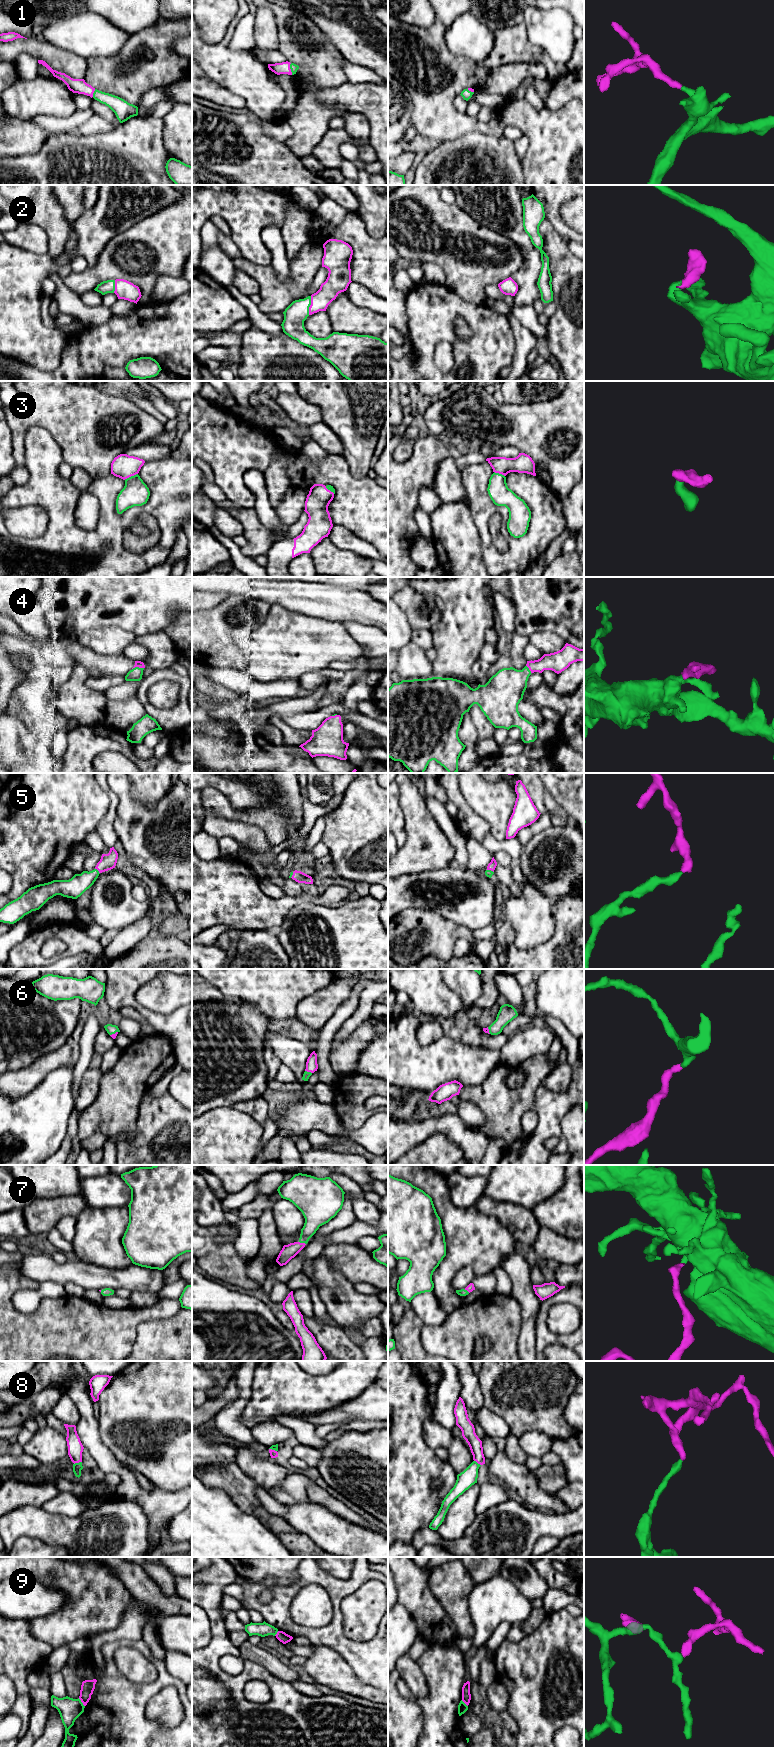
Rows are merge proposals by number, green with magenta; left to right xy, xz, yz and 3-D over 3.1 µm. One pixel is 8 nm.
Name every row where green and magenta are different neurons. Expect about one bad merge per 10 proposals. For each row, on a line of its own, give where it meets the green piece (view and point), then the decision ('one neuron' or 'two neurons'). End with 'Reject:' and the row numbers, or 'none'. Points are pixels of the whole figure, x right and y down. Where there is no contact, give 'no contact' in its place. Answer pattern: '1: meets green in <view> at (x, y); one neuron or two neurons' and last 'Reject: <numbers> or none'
1: meets green in xz at (290, 68); one neuron
2: meets green in xz at (310, 304); one neuron
3: meets green in xy at (131, 476); one neuron
4: meets green in xy at (137, 667); one neuron
5: meets green in xy at (98, 871); one neuron
6: meets green in xz at (308, 1072); one neuron
7: meets green in xz at (302, 1242); one neuron
8: meets green in xy at (77, 1463); one neuron
9: meets green in xy at (81, 1702); two neurons
Reject: 9

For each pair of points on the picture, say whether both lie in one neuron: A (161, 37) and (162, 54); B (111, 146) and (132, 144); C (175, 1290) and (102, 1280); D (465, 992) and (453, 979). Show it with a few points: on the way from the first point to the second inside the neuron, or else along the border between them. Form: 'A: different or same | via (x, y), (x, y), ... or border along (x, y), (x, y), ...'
A: same | via (161, 41), (161, 50)
B: same | via (116, 146), (127, 146)
C: different | border along (166, 1284), (157, 1293)
D: same | via (463, 989), (456, 982)

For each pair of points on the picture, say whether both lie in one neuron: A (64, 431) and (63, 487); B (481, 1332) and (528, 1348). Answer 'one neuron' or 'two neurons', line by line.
A: two neurons
B: two neurons

